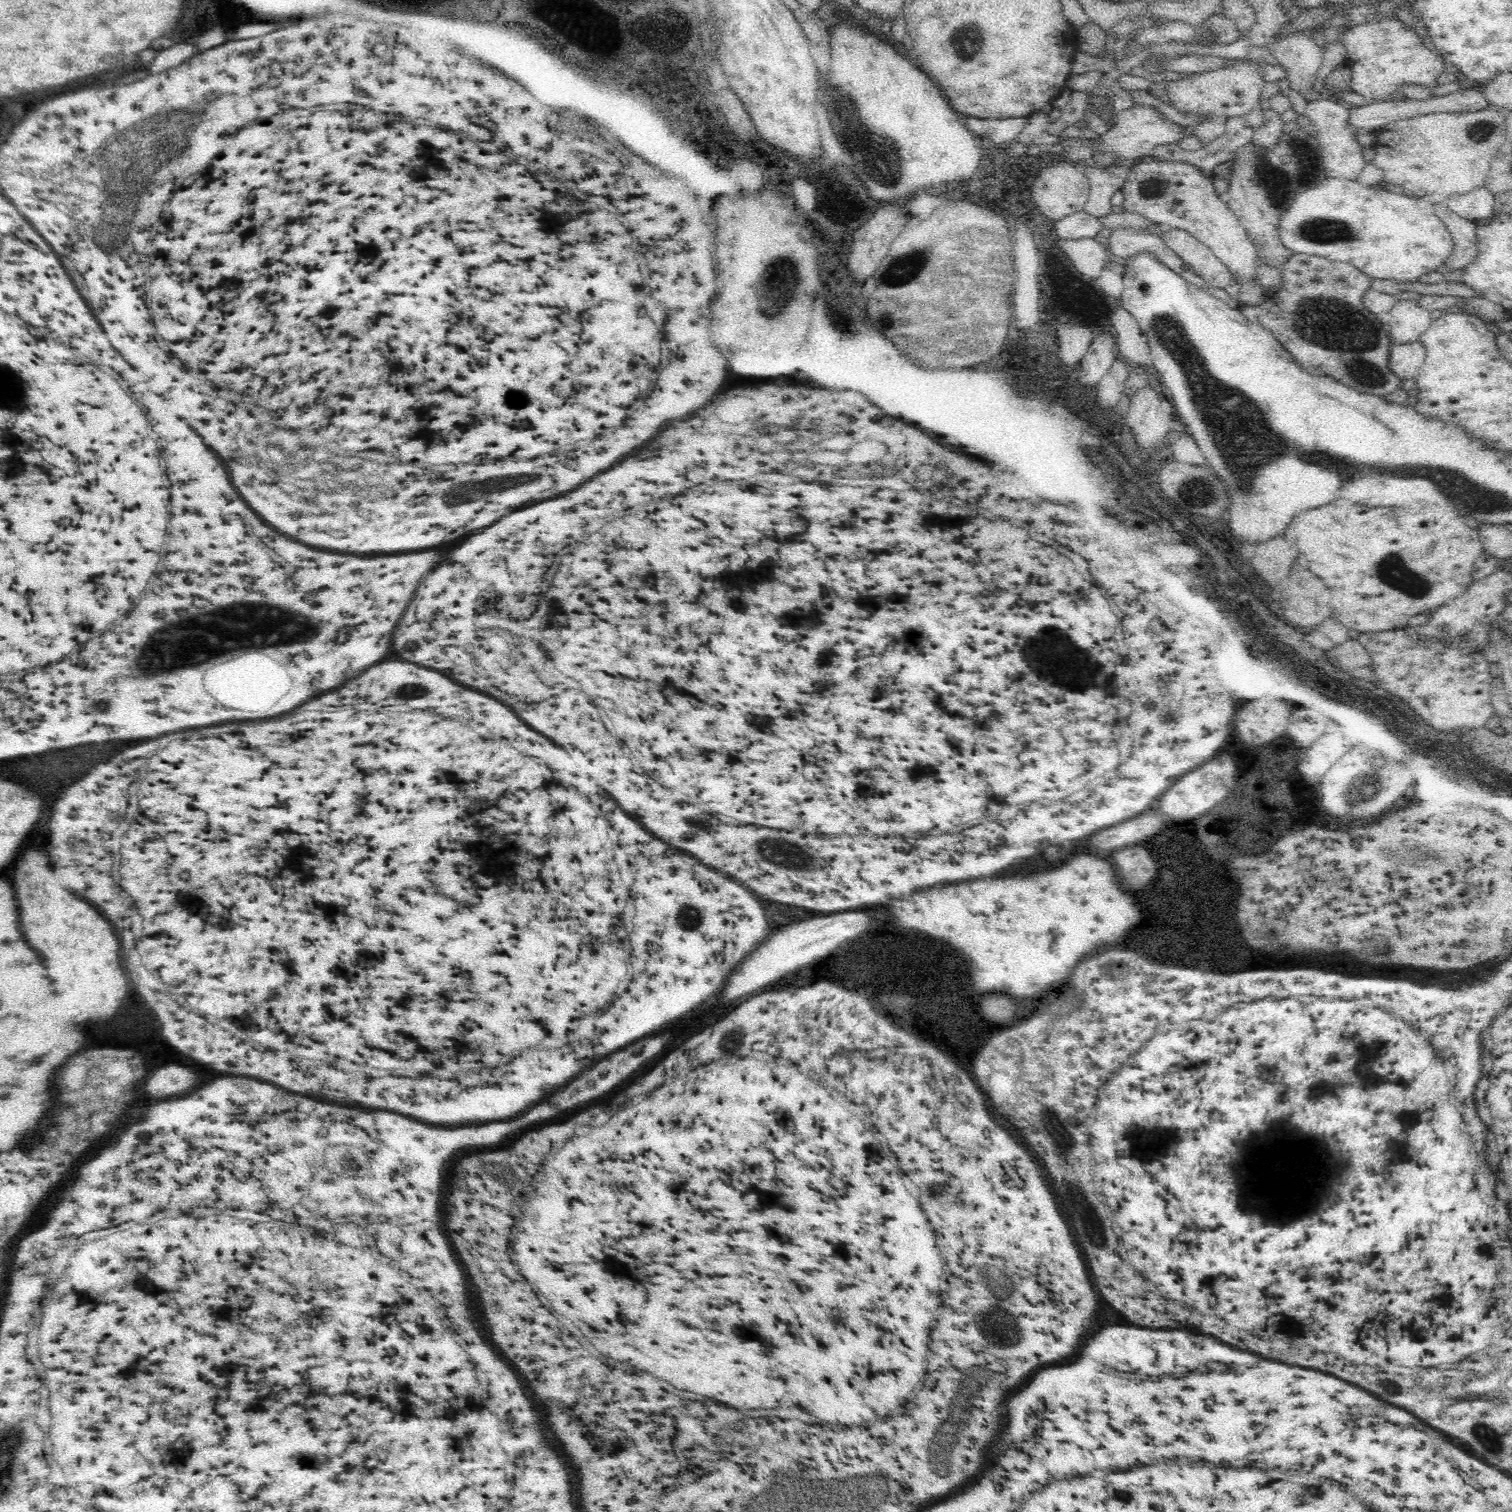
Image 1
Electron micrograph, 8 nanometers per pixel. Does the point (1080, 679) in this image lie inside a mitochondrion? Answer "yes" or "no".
yes

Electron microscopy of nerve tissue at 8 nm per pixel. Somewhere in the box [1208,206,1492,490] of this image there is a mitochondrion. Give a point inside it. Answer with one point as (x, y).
(1334, 327)

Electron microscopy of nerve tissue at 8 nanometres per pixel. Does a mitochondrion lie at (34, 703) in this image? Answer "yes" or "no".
no

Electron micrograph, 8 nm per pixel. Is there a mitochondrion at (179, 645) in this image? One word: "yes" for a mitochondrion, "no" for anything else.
yes

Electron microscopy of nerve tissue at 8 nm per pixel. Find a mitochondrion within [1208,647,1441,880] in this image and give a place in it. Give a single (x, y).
(1363, 788)

